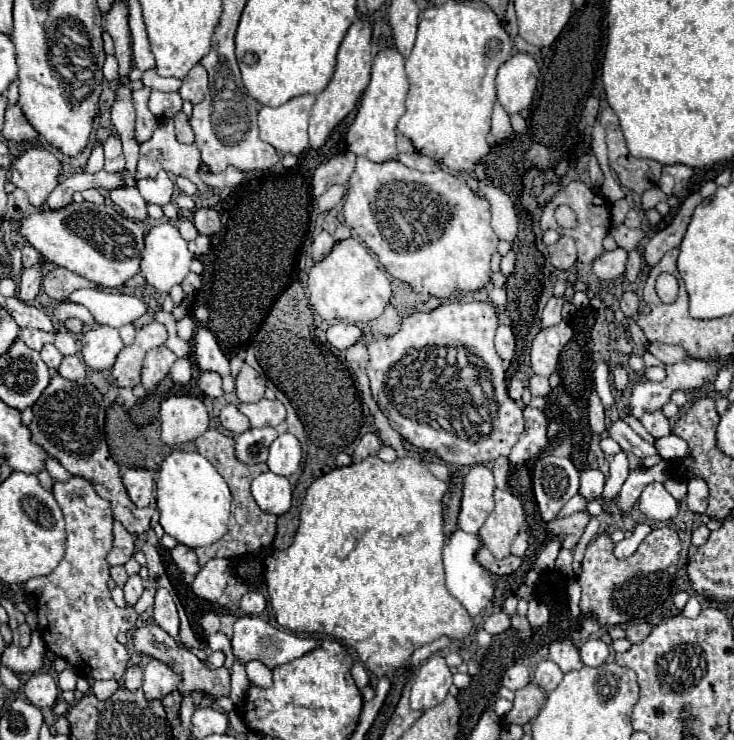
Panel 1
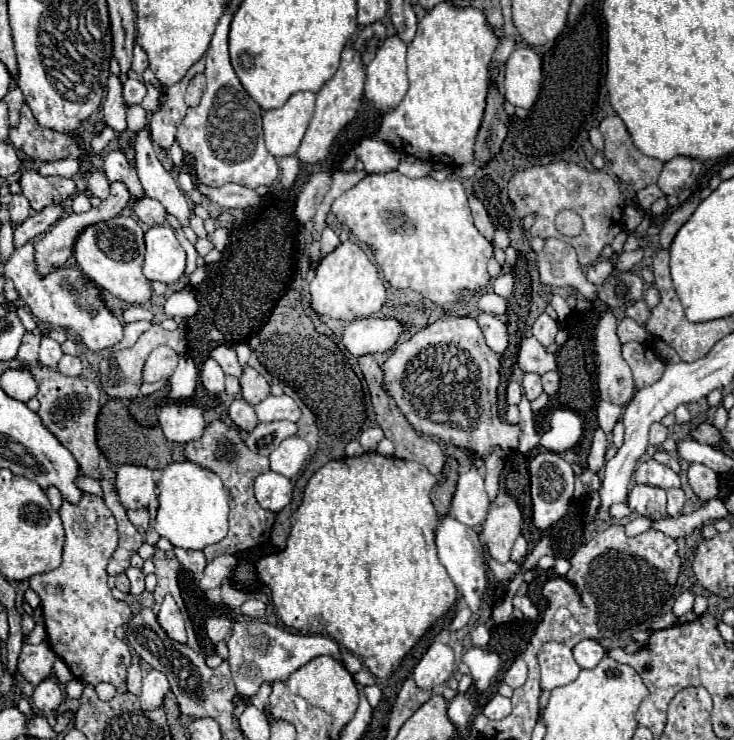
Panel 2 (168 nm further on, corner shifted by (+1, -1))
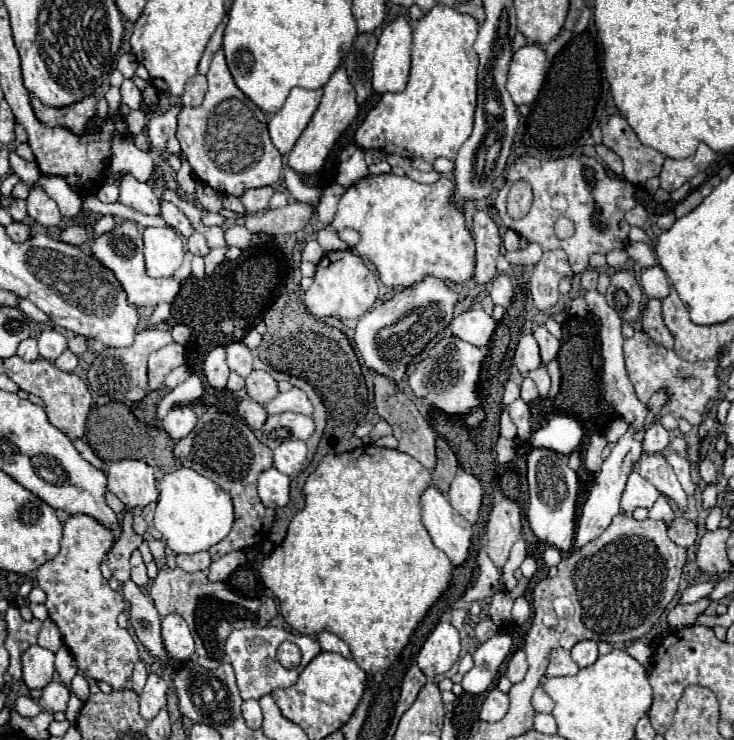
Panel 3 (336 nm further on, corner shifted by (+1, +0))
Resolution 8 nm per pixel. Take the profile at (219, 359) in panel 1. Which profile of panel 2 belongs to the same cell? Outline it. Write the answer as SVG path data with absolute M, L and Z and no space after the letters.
M222 344L216 346L216 348L210 352L210 358L214 358L214 360L222 366L222 370L224 370L226 374L232 374L232 376L240 378L242 372L244 372L244 368L238 364L238 356L236 356L234 348L230 348L230 346L222 346Z

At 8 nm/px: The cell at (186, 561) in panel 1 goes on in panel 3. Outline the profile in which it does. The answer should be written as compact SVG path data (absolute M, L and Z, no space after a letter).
M200 551L200 553L192 553L192 555L176 555L176 563L184 569L184 571L206 571L210 567L210 555L208 551Z

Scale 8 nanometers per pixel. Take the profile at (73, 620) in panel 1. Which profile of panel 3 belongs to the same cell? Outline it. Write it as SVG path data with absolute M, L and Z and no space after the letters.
M70 515L64 523L60 553L46 561L38 573L38 587L46 593L46 609L58 625L64 645L72 653L76 667L94 681L106 681L112 689L122 689L138 661L138 647L126 629L120 629L116 617L124 611L122 595L112 591L102 577L100 563L114 545L112 529L90 515Z

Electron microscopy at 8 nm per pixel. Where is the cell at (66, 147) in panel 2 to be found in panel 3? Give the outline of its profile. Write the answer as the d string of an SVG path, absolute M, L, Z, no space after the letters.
M34 95L30 97L30 103L32 103L36 119L42 125L64 127L74 135L84 135L88 131L90 119L94 119L94 115L96 115L96 99L94 97L88 97L80 103L74 103L72 107L62 107L62 109L44 107Z

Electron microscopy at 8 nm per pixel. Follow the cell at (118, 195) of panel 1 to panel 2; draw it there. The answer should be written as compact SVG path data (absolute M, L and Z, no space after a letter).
M142 198L138 202L132 204L132 210L136 214L136 218L140 222L144 222L146 226L156 226L156 224L166 224L166 208L158 202L158 200L152 200L152 198Z

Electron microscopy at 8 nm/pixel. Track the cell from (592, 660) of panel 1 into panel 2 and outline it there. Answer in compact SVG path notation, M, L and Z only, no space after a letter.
M582 640L574 646L574 658L580 668L594 668L604 656L604 648L596 640Z

